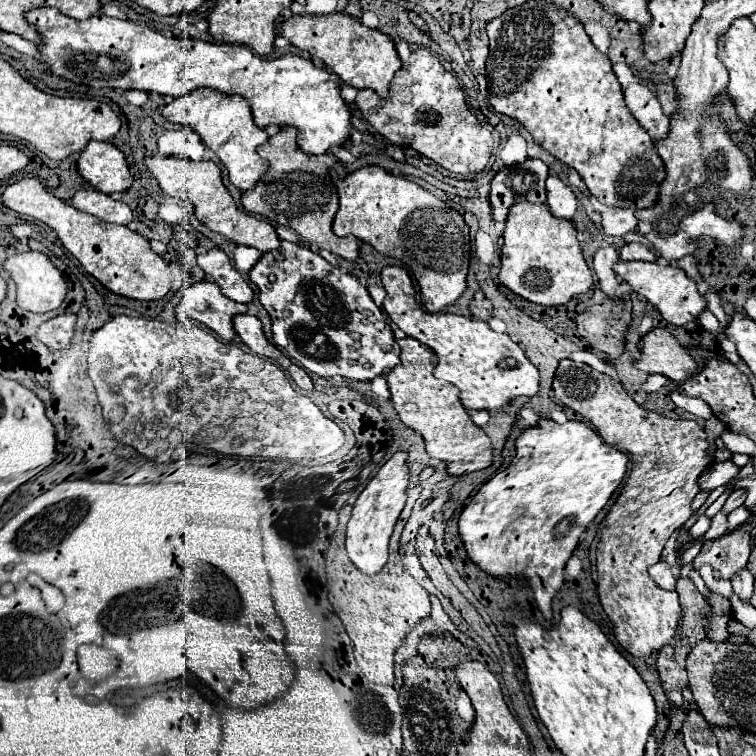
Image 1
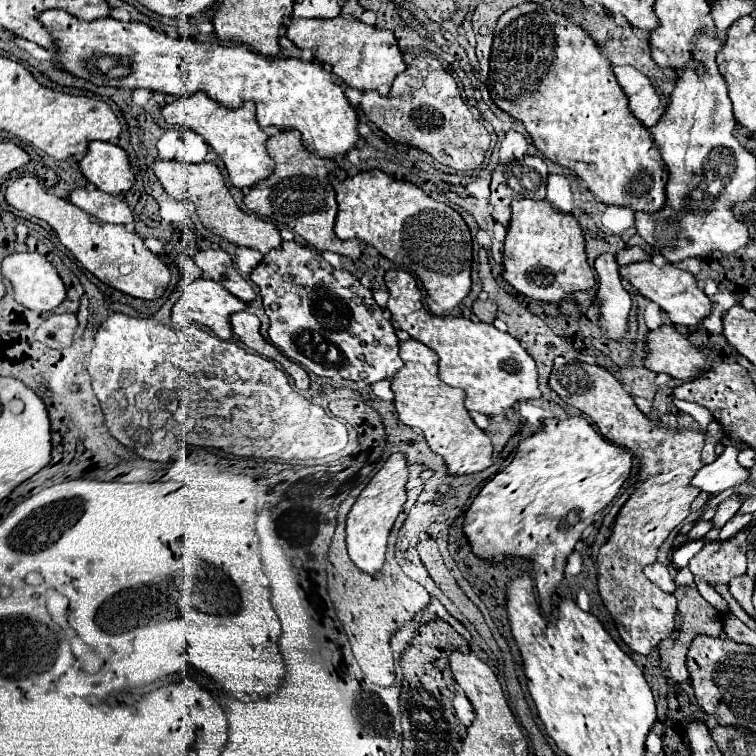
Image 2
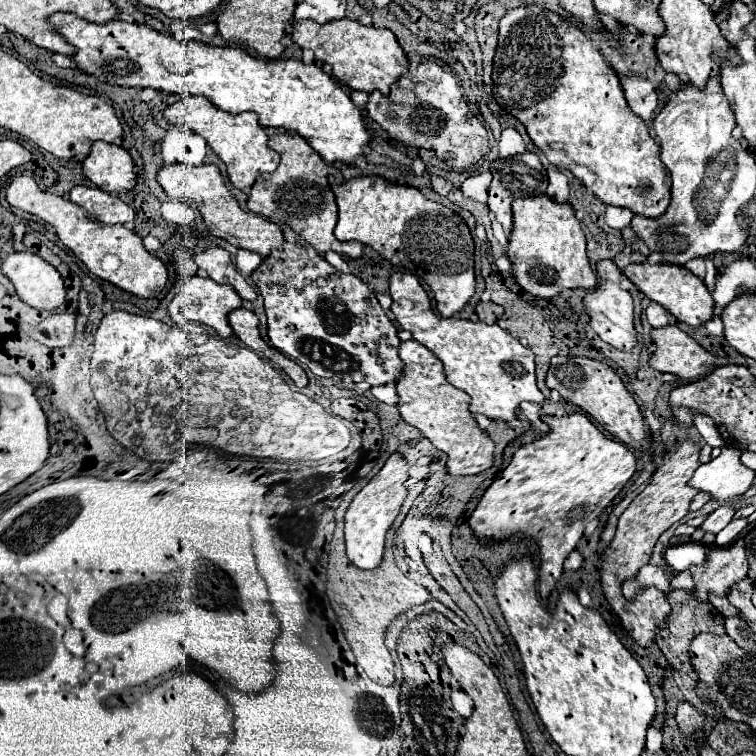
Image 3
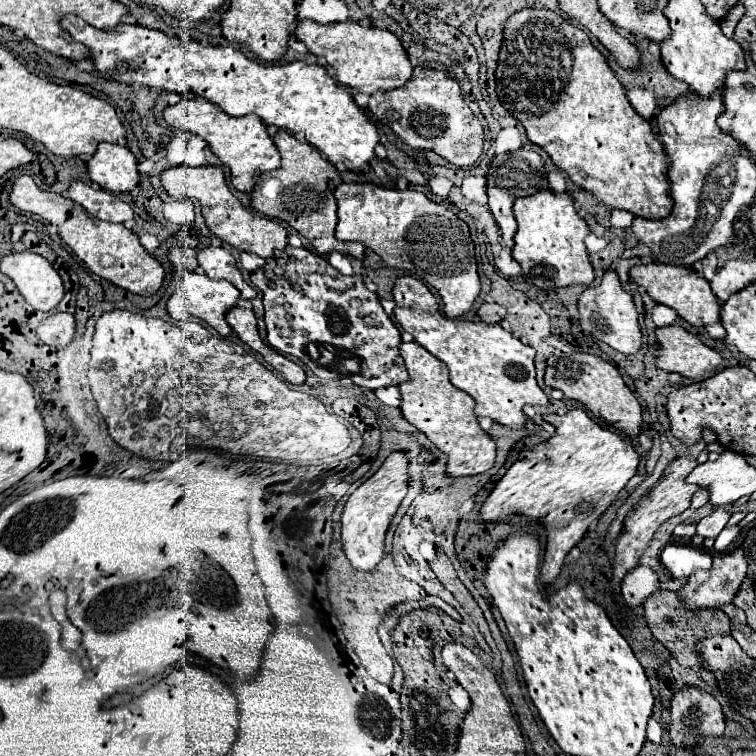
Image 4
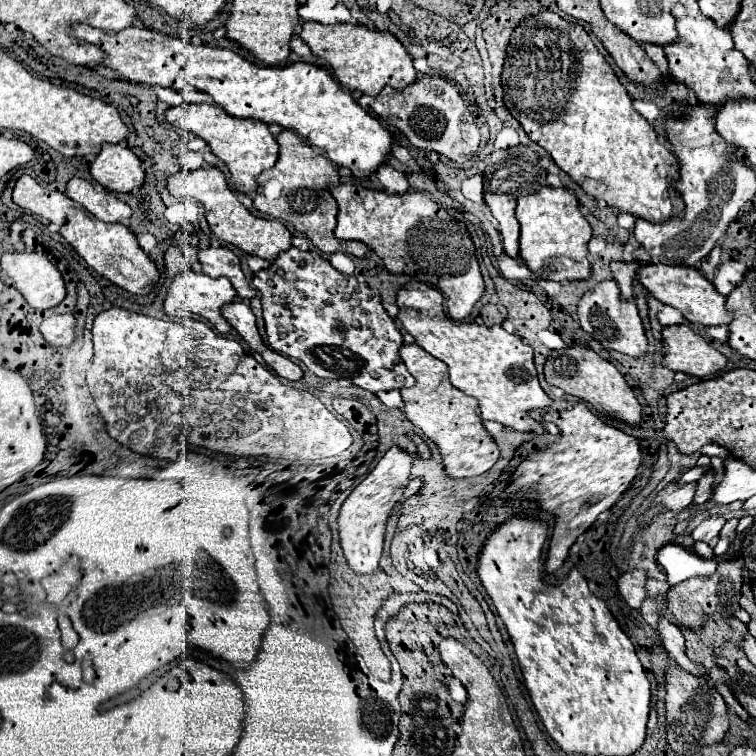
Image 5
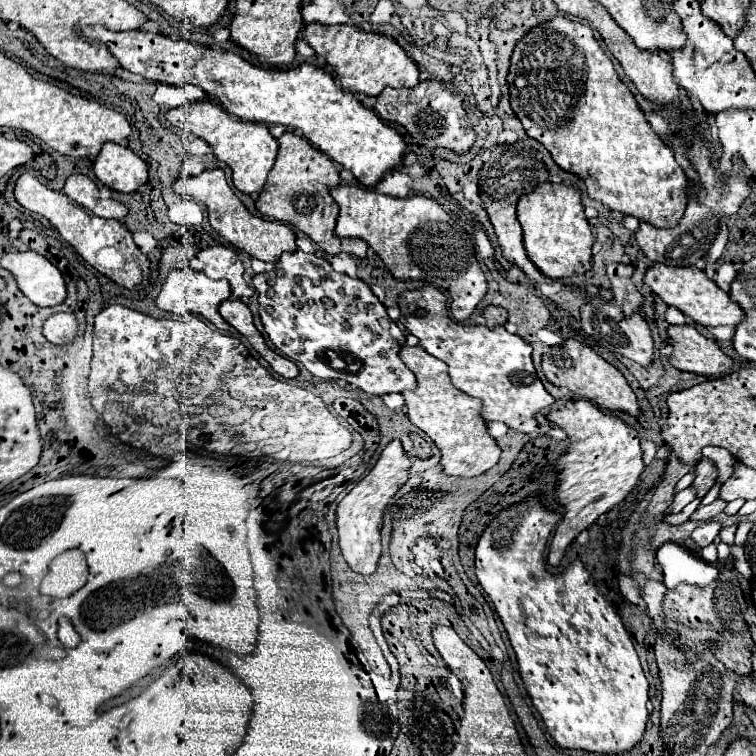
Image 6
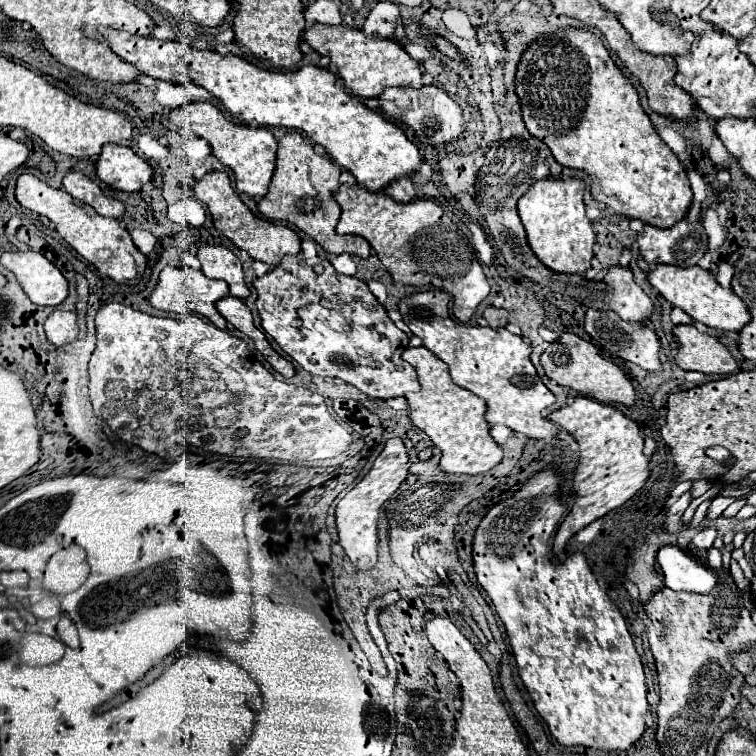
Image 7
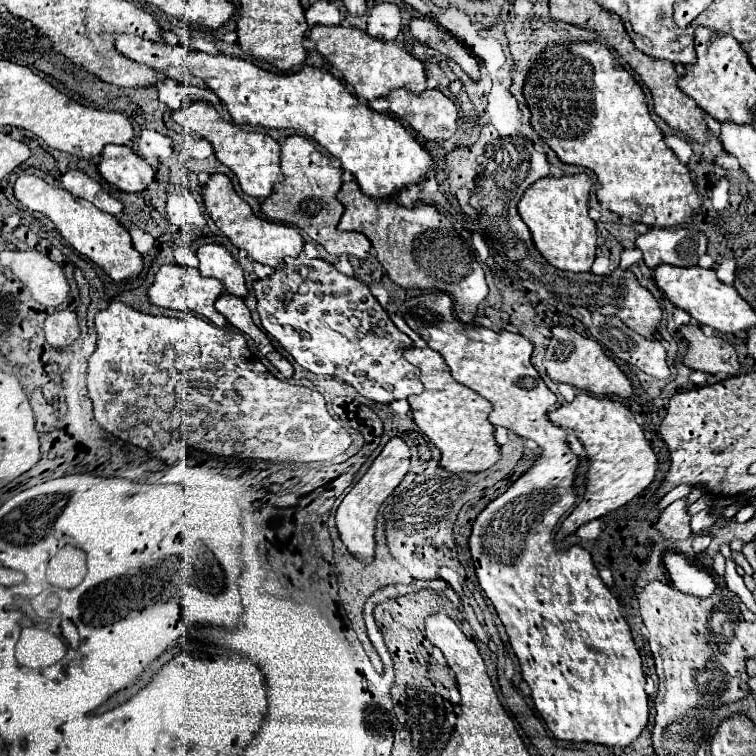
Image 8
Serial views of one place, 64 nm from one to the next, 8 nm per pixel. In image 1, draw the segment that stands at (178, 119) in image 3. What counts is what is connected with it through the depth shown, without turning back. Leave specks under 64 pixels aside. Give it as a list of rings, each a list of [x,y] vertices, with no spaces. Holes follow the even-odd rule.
[[[194,90],[166,104],[162,116],[168,122],[182,124],[198,132],[204,144],[224,162],[230,182],[242,192],[254,188],[254,184],[268,172],[268,160],[258,154],[258,146],[268,140],[268,134],[254,124],[252,108],[242,96],[226,96],[212,90]]]

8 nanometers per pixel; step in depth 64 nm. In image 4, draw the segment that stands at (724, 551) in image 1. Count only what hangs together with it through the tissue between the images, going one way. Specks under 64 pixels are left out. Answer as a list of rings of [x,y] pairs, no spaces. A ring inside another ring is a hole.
[[[742,548],[732,554],[712,558],[712,570],[692,574],[690,580],[676,592],[686,610],[720,608],[732,604],[746,576],[746,560]]]

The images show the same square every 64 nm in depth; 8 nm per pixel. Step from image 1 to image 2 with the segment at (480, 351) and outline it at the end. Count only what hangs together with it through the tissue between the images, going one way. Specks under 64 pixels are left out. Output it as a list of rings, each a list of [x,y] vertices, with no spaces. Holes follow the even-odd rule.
[[[388,270],[386,286],[390,292],[388,310],[400,330],[406,330],[414,340],[432,348],[440,358],[440,378],[448,386],[458,386],[466,392],[466,408],[486,416],[506,416],[514,404],[540,398],[538,372],[534,358],[508,332],[500,332],[492,324],[472,322],[462,316],[436,316],[422,302],[422,290],[416,278],[404,270]]]

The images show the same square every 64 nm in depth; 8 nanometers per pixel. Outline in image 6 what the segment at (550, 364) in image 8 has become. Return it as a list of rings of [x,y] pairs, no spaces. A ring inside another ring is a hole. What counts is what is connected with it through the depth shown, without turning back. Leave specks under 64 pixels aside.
[[[566,338],[560,346],[550,346],[548,352],[542,356],[542,372],[554,386],[564,386],[576,392],[580,398],[592,400],[604,410],[624,410],[628,414],[638,414],[636,394],[624,374],[576,338]]]

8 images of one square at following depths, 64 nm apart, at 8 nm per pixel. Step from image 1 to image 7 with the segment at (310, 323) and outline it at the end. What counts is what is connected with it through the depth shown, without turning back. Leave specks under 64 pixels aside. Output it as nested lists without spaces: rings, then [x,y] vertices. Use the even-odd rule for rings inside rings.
[[[296,254],[284,256],[272,272],[256,278],[254,288],[258,292],[256,308],[262,318],[264,332],[268,332],[268,336],[272,336],[276,344],[306,372],[342,378],[366,396],[378,400],[406,396],[406,392],[418,392],[420,382],[416,368],[402,360],[402,350],[406,350],[410,338],[388,318],[388,312],[372,296],[366,282],[358,280],[356,276],[338,274],[334,266],[320,256],[304,258],[302,254]]]

